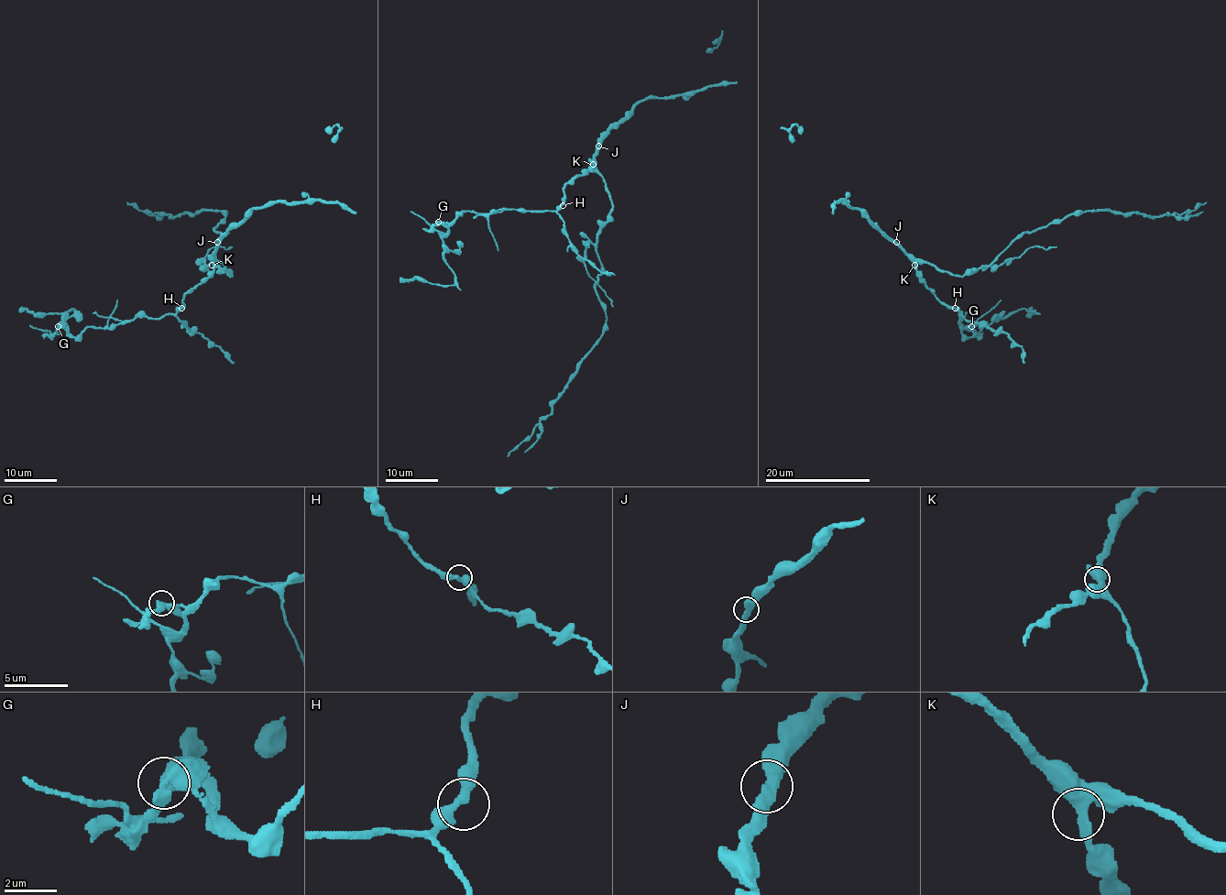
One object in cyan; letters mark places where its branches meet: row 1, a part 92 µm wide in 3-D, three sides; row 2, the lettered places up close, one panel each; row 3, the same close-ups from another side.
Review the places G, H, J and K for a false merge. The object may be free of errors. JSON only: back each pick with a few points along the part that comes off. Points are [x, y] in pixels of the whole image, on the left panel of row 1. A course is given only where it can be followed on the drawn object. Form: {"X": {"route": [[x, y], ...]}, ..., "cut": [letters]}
{"G": {"route": [[58, 326], [50, 334], [30, 325]]}, "cut": ["G"]}

